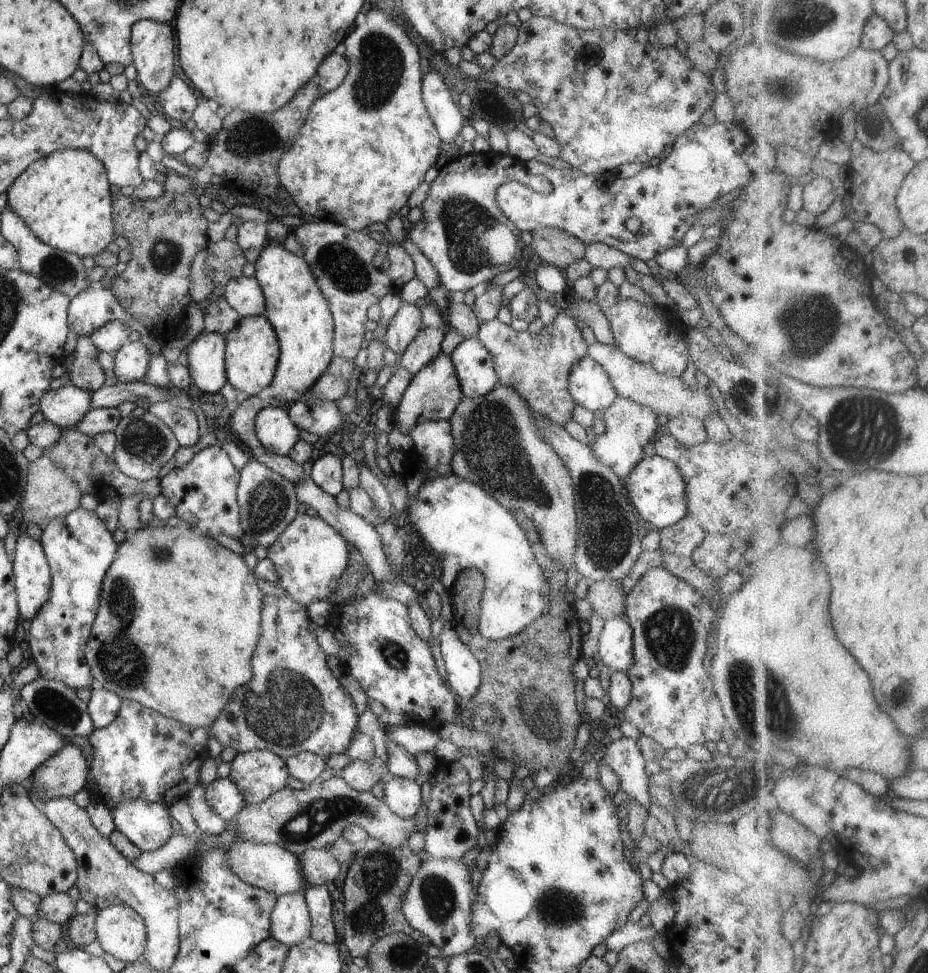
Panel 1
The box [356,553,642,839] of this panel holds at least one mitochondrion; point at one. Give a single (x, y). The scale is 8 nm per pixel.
(545, 722)

